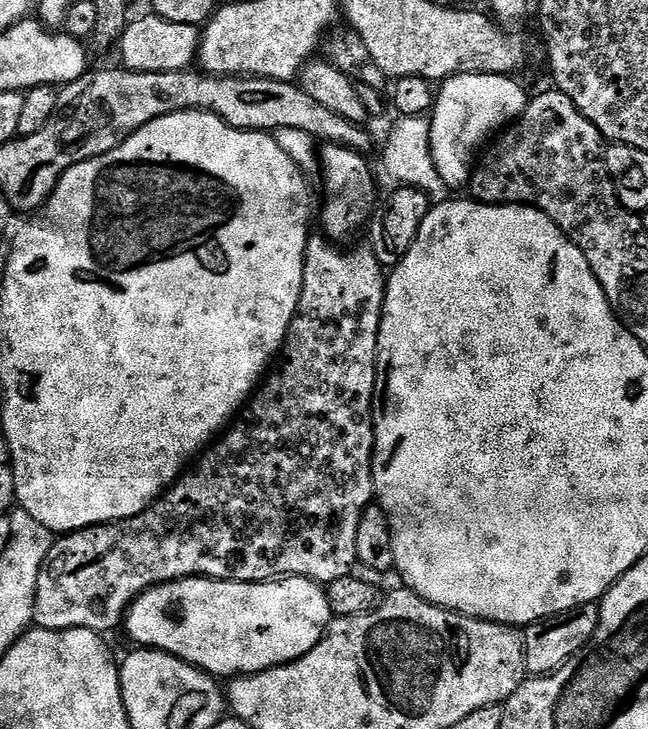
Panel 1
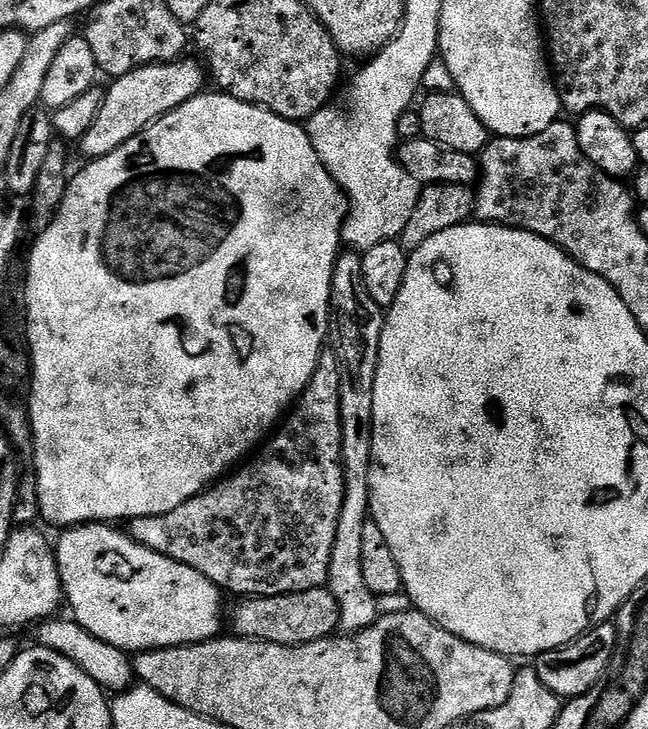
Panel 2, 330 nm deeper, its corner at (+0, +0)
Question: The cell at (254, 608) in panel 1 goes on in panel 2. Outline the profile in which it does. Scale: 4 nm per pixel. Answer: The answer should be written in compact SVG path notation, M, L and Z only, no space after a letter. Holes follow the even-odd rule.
M97 522L95 524L77 524L75 528L66 528L59 533L60 541L55 541L54 551L56 554L56 565L60 571L60 587L62 589L63 599L66 604L72 607L71 615L86 630L90 630L90 634L94 634L94 638L102 638L102 642L110 642L110 646L118 646L124 652L129 654L139 654L141 652L151 652L153 648L177 648L183 644L200 644L204 640L215 640L221 635L220 622L226 616L226 604L224 608L225 597L222 595L221 588L214 582L210 582L210 578L206 578L206 574L198 574L198 570L190 570L190 566L186 566L182 562L174 562L170 558L166 558L162 554L158 554L154 550L150 550L146 546L142 546L138 542L134 542L127 531L118 529L108 522Z

